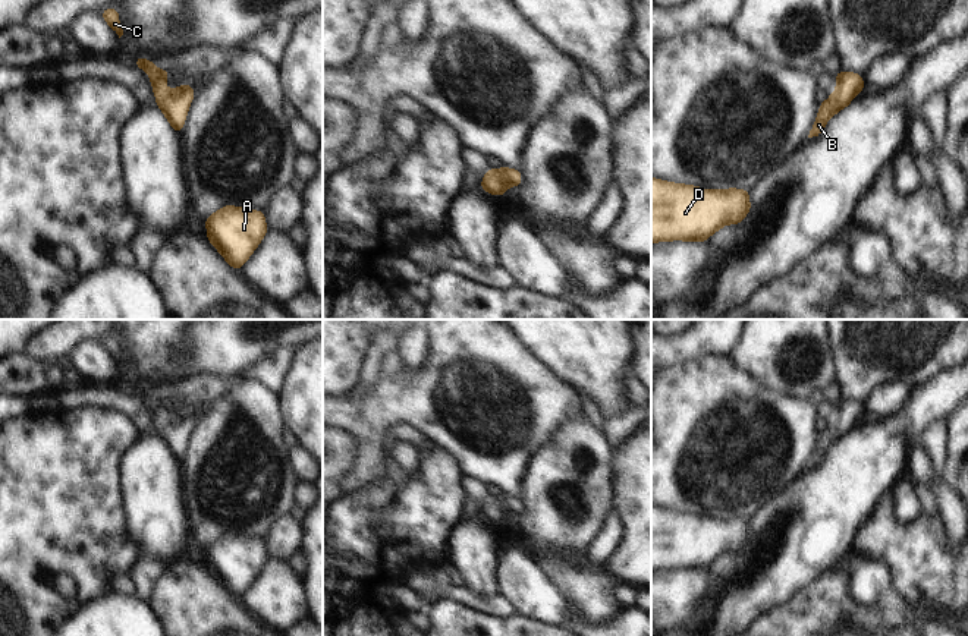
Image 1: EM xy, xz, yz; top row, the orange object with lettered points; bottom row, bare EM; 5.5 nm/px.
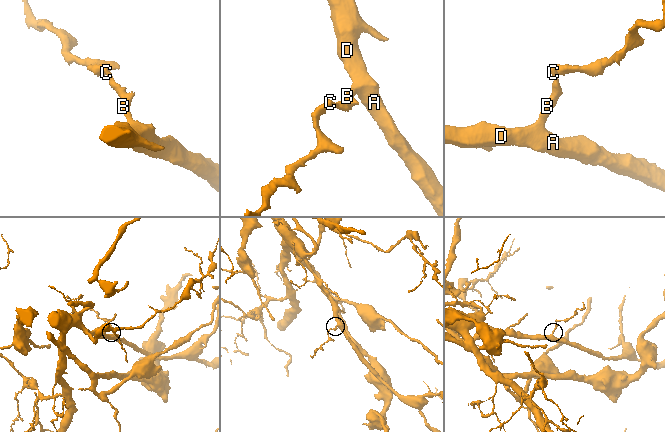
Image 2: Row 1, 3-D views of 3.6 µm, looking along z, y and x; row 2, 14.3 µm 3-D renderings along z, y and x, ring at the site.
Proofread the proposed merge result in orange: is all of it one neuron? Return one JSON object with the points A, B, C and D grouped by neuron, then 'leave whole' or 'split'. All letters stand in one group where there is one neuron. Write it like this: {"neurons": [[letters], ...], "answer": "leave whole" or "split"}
{"neurons": [["A", "B", "C", "D"]], "answer": "leave whole"}

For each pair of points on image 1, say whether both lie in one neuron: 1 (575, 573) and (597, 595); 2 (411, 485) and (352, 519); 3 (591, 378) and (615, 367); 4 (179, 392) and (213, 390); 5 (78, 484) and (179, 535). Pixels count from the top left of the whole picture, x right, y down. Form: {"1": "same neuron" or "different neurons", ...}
{"1": "same neuron", "2": "same neuron", "3": "same neuron", "4": "same neuron", "5": "different neurons"}

